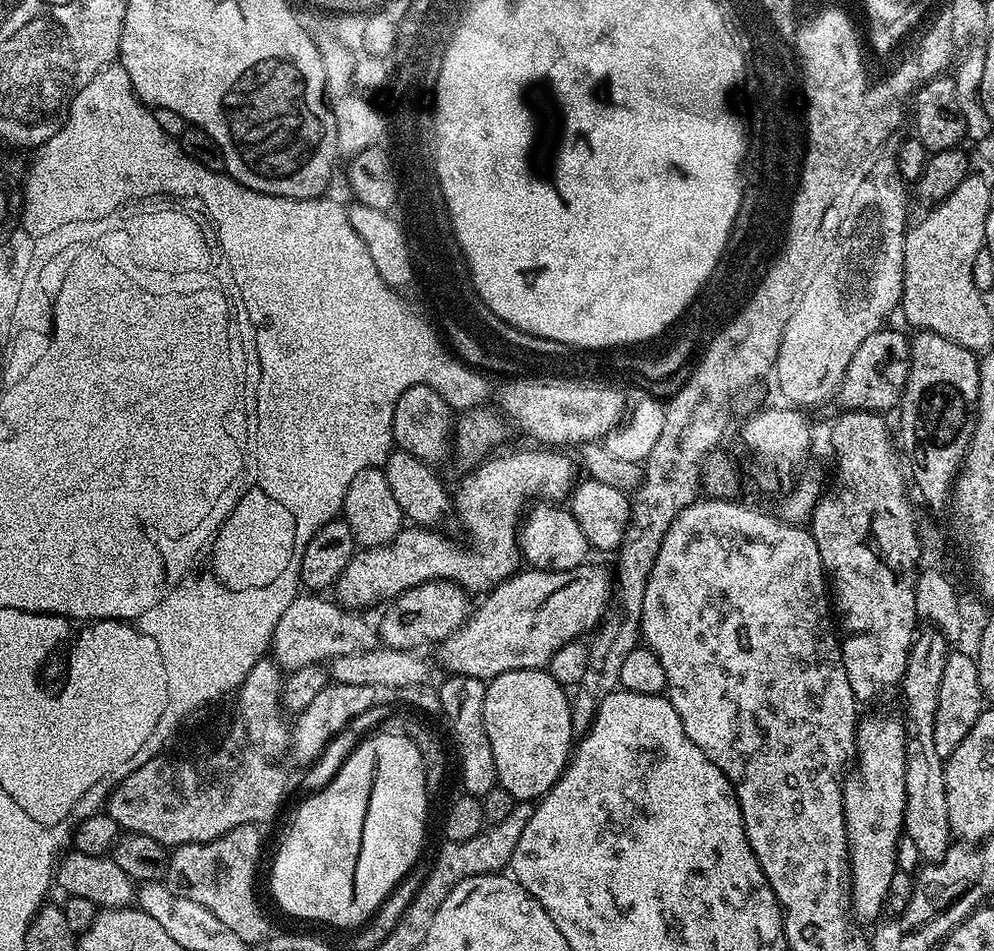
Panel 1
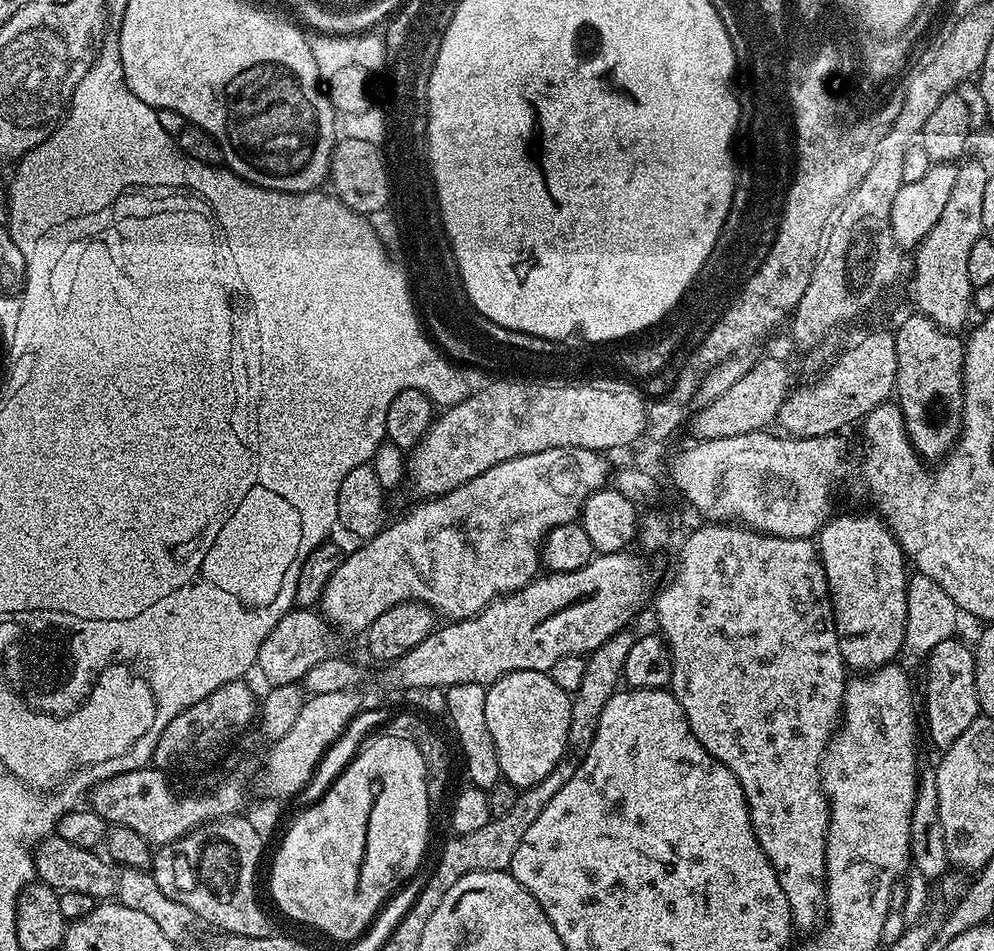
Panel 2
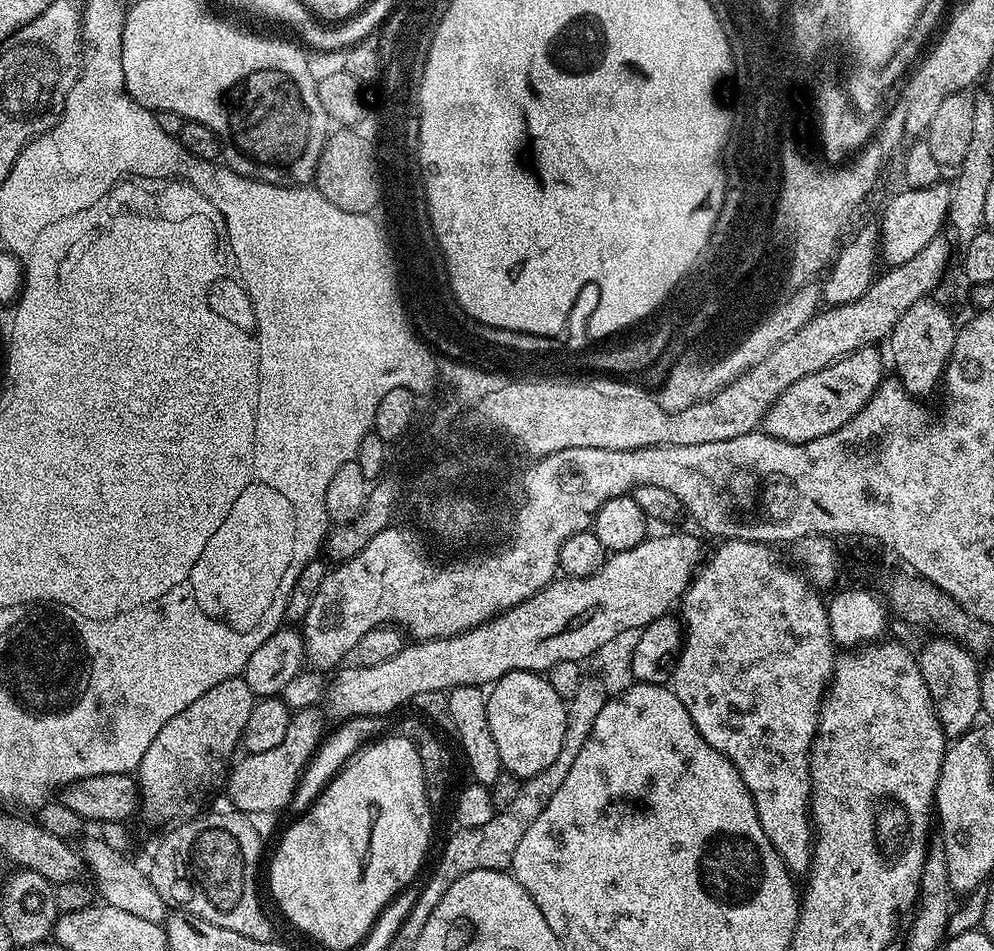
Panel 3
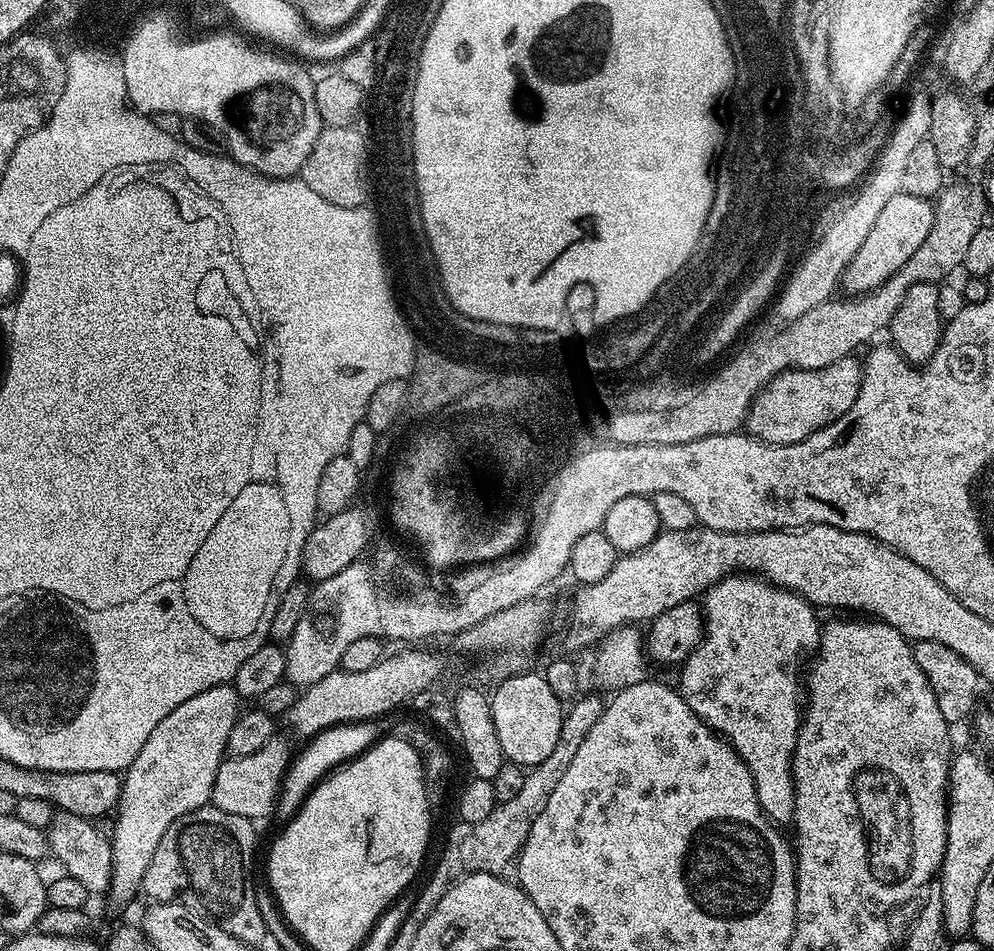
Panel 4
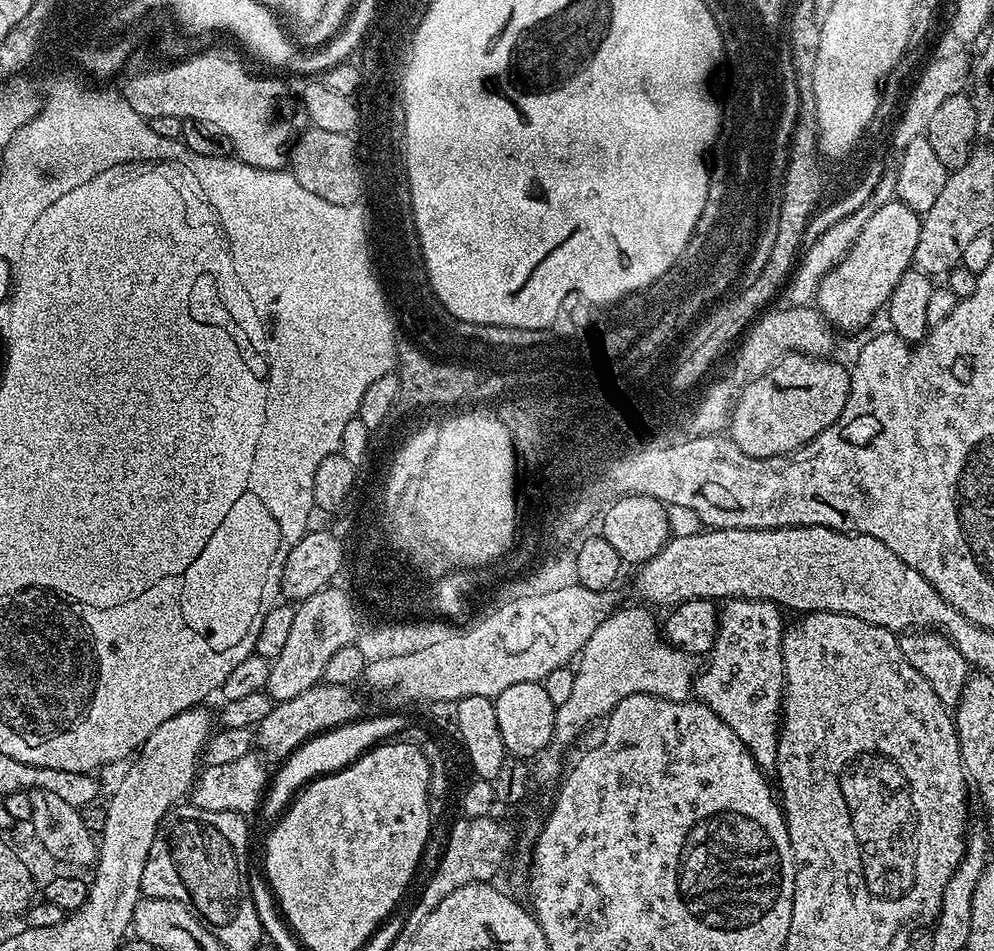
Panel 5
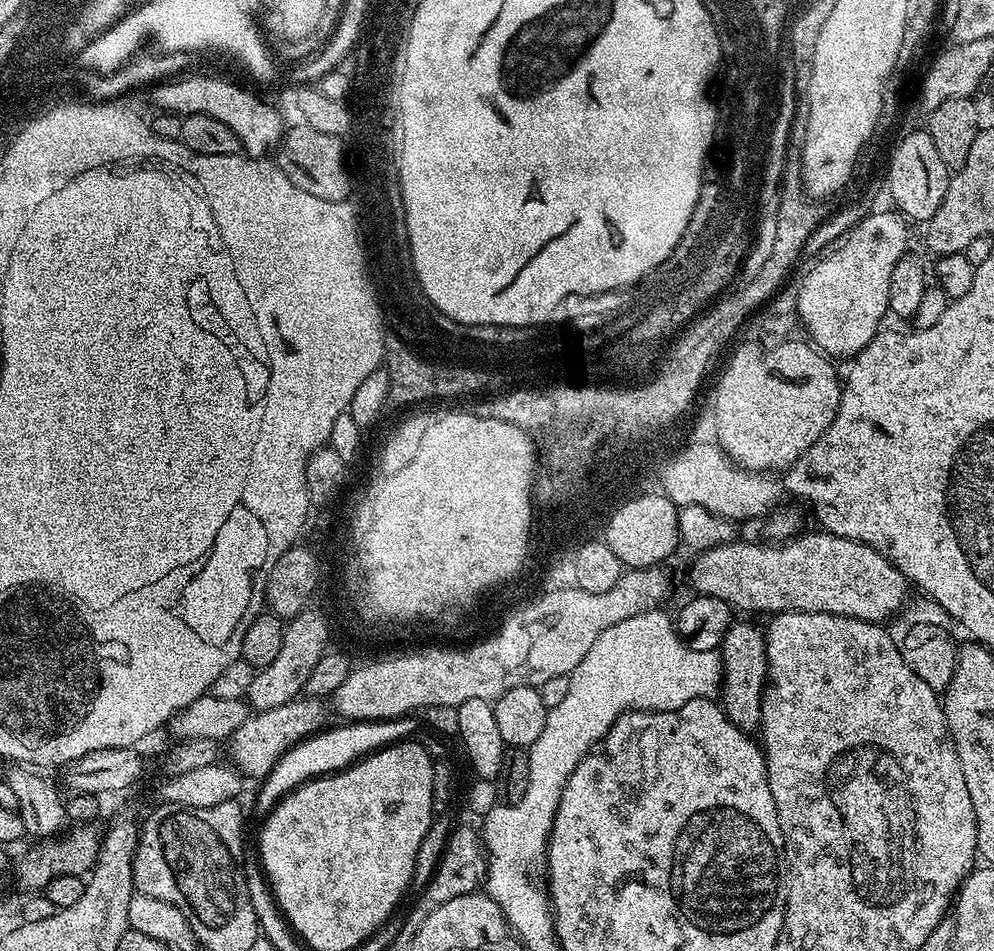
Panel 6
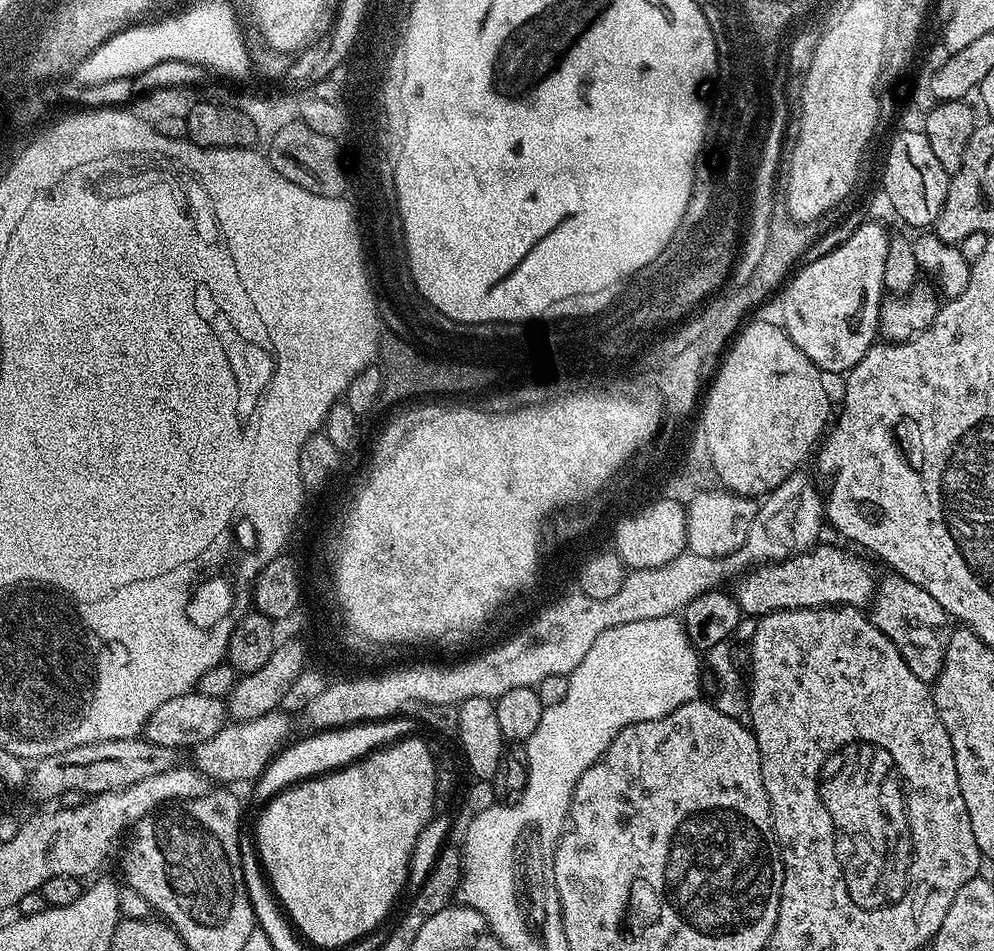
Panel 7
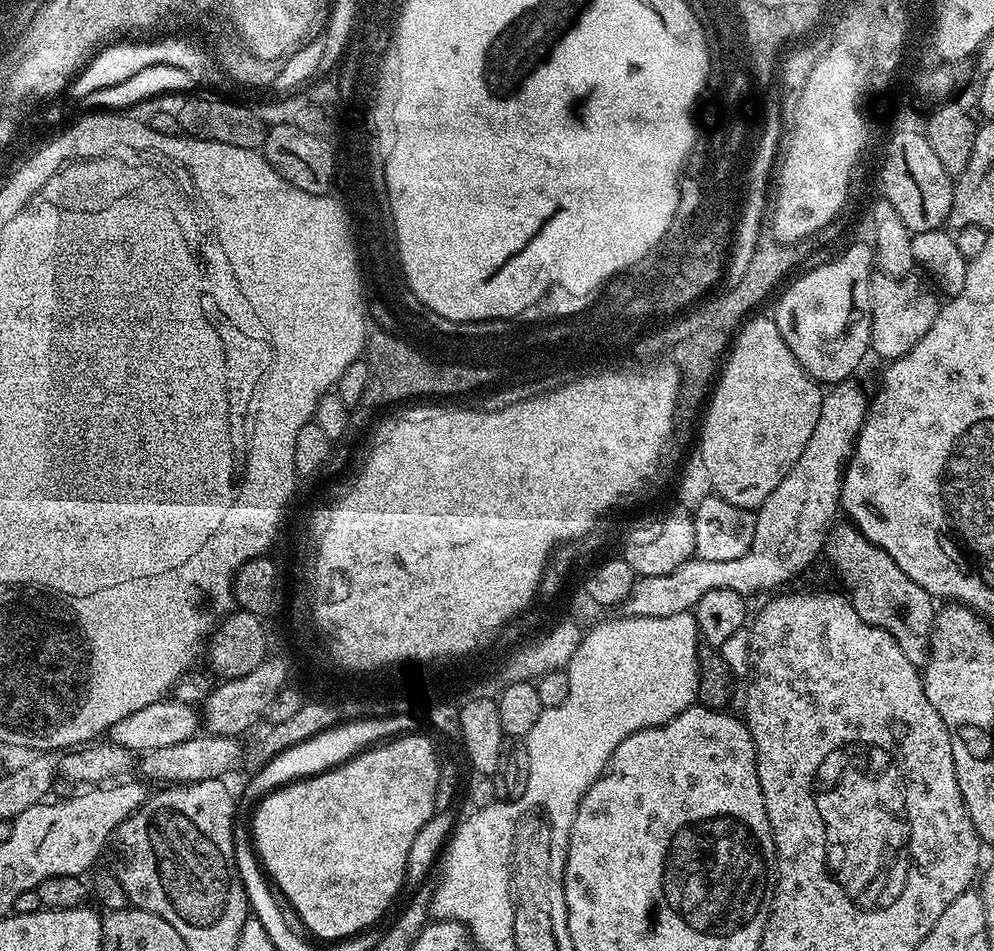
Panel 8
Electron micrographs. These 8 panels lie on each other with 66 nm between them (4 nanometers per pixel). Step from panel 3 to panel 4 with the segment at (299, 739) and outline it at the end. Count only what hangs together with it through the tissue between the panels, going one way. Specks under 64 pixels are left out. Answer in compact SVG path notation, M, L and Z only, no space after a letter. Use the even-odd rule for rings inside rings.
M279 742L262 746L262 750L254 750L254 754L228 756L218 766L211 807L226 814L238 814L253 822L259 822L263 816L271 817L276 806L276 796L280 792L280 783L284 781L284 773L287 772L289 763L290 751Z

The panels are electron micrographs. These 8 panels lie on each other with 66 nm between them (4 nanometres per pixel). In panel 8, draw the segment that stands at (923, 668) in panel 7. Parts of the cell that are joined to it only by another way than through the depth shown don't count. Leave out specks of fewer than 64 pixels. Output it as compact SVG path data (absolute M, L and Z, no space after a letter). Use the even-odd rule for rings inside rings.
M840 522L829 531L828 543L824 546L823 555L828 556L834 571L840 575L845 584L847 595L852 601L854 610L858 610L858 618L862 622L870 622L870 626L878 626L902 646L902 654L910 658L910 662L923 666L930 659L930 641L936 623L937 605L934 598L914 578L909 578L894 558L886 554L874 542L870 542L850 522Z

